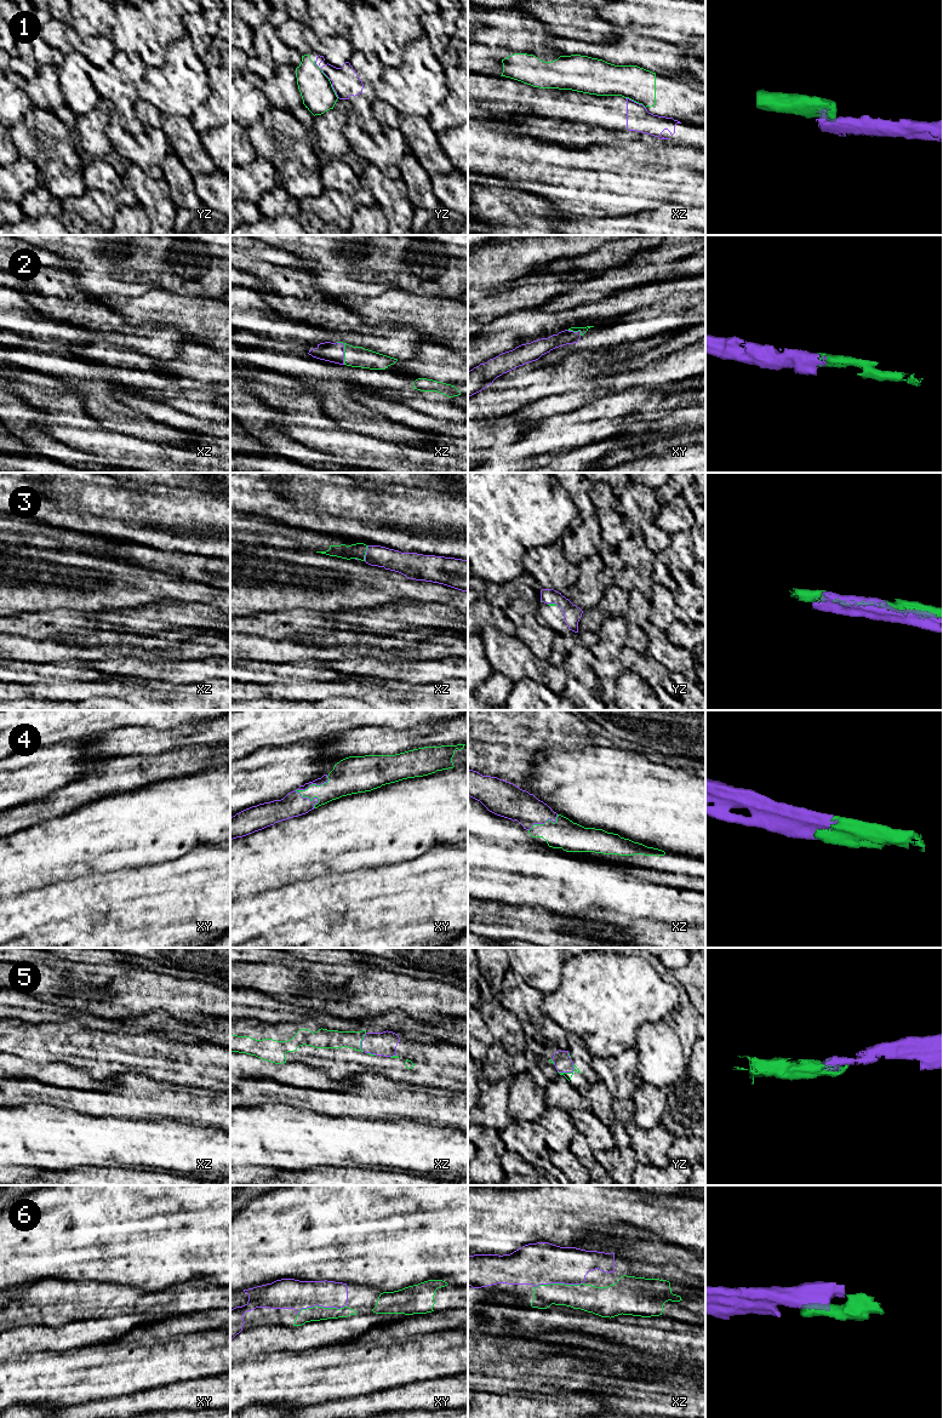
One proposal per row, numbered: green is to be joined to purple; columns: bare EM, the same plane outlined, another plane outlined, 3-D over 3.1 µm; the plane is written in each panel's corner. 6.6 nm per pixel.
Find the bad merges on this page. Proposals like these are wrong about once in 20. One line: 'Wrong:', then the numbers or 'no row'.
Wrong: 1

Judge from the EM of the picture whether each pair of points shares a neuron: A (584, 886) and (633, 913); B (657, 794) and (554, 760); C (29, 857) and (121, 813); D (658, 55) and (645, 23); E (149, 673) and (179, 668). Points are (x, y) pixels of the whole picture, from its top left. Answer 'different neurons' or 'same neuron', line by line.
A: different neurons
B: same neuron
C: same neuron
D: different neurons
E: same neuron

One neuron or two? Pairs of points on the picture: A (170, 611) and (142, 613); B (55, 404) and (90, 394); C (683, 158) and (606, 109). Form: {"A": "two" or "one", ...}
{"A": "one", "B": "two", "C": "two"}

